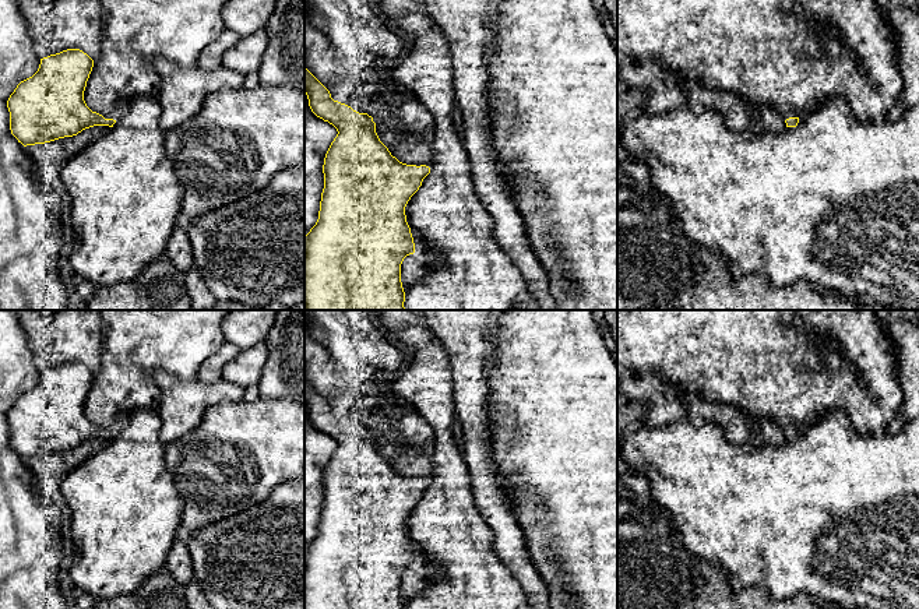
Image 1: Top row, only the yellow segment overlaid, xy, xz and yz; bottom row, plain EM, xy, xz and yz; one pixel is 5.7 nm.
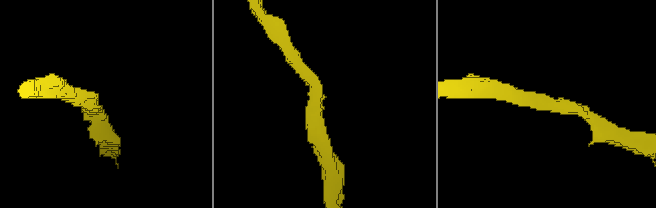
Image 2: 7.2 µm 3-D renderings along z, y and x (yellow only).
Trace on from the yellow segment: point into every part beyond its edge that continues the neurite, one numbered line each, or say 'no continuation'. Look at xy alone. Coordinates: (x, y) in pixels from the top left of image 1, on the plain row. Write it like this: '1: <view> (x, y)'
1: xy (122, 421)

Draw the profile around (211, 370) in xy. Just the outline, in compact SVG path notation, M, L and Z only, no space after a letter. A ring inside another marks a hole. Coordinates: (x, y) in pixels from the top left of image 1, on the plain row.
M225 342L214 355L211 355L198 369L197 379L204 383L214 383L222 379L222 369L240 349L233 344Z

